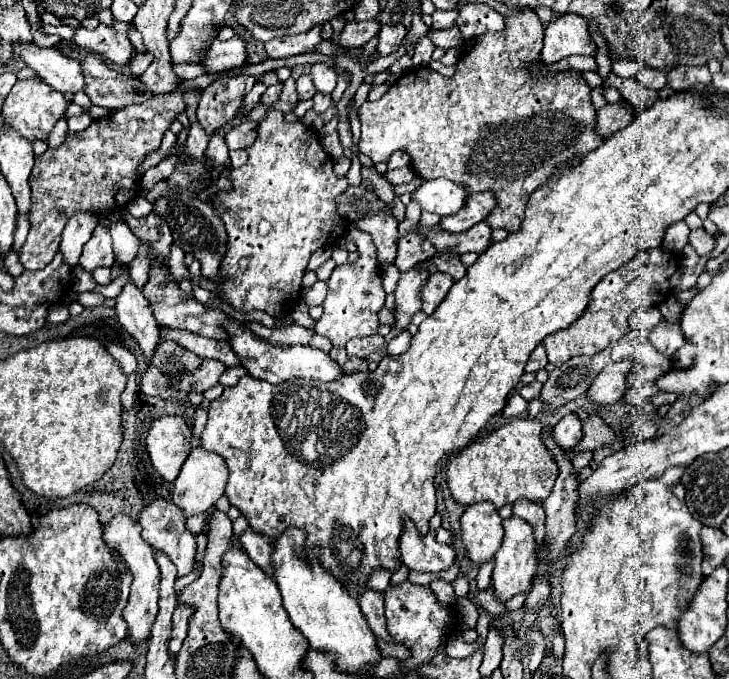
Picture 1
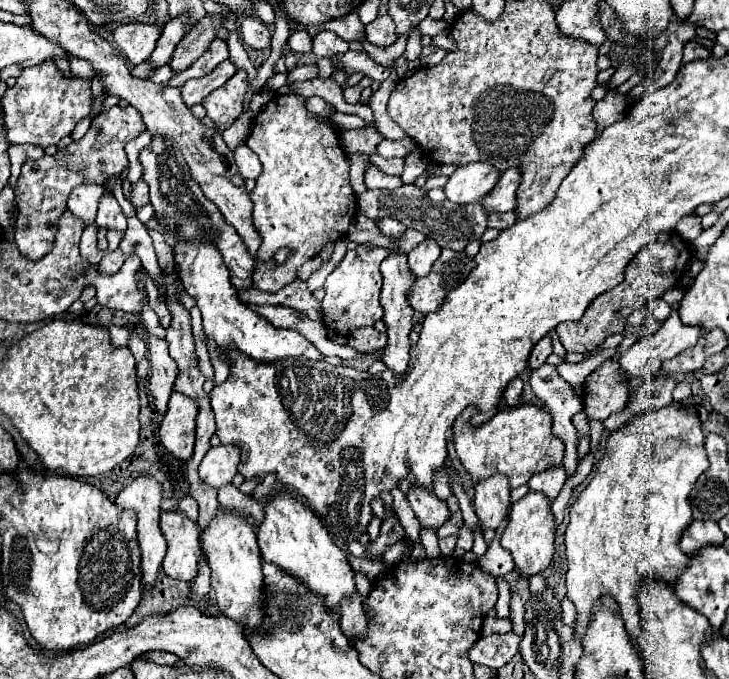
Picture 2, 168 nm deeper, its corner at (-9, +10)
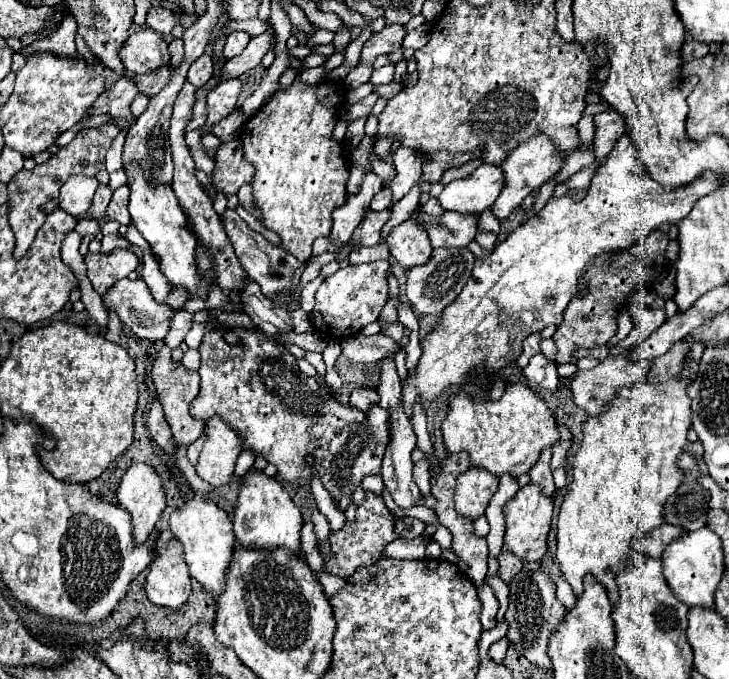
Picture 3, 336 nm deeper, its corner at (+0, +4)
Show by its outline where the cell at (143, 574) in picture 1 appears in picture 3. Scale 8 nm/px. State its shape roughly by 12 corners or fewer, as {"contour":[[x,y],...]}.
{"contour":[[132,465],[118,501],[132,515],[134,539],[146,541],[166,507],[158,473]]}

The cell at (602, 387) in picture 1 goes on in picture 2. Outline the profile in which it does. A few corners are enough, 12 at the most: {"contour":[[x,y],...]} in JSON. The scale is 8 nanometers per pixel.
{"contour":[[673,311],[619,365],[627,379],[655,377],[665,359],[693,347],[699,327]]}

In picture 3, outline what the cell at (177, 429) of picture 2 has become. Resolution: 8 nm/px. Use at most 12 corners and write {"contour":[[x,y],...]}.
{"contour":[[158,351],[152,379],[178,445],[204,433],[188,413],[200,377]]}

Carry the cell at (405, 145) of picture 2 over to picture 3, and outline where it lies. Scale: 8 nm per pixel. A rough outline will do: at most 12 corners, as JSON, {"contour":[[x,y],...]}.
{"contour":[[400,147],[394,157],[392,202],[400,200],[420,177],[424,157]]}

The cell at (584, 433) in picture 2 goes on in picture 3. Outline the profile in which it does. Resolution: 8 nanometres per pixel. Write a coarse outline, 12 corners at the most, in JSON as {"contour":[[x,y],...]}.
{"contour":[[558,427],[560,441],[552,445],[552,473],[556,491],[566,485],[572,433]]}

